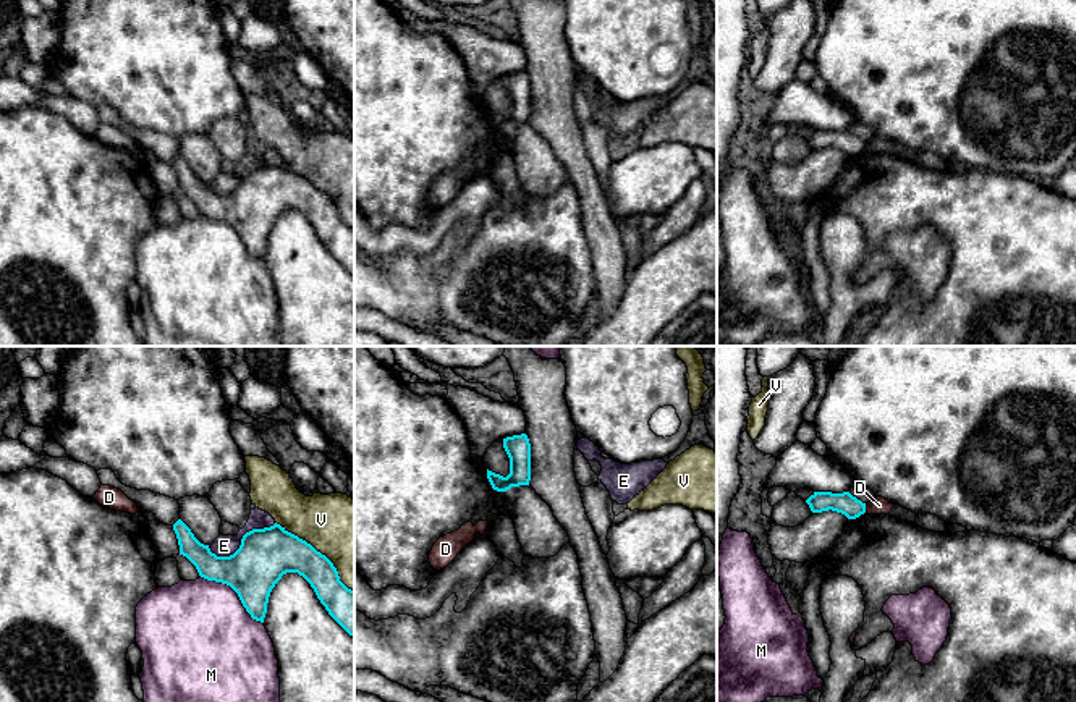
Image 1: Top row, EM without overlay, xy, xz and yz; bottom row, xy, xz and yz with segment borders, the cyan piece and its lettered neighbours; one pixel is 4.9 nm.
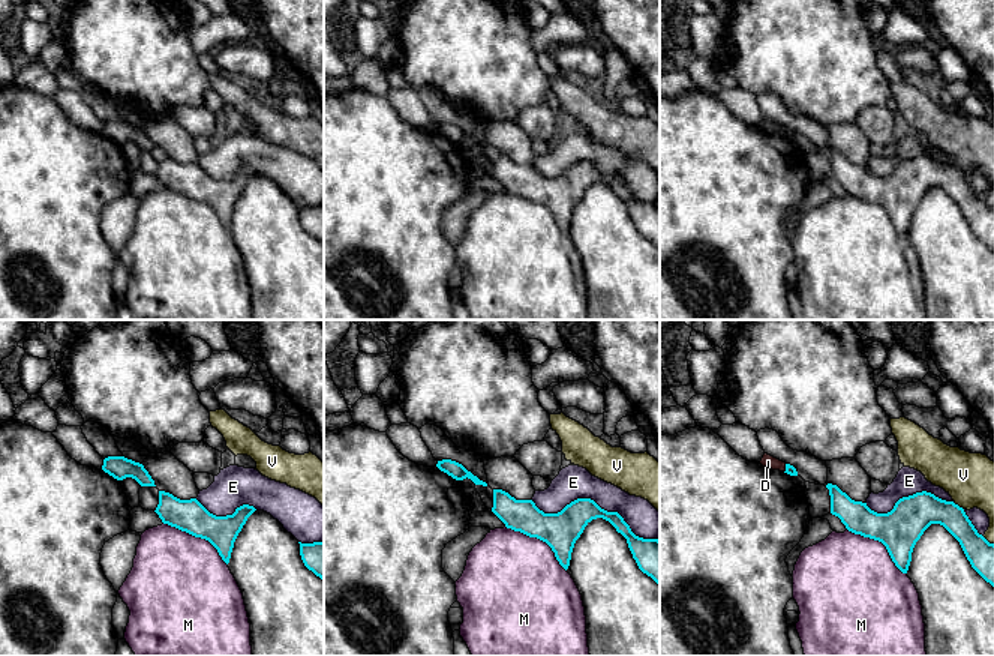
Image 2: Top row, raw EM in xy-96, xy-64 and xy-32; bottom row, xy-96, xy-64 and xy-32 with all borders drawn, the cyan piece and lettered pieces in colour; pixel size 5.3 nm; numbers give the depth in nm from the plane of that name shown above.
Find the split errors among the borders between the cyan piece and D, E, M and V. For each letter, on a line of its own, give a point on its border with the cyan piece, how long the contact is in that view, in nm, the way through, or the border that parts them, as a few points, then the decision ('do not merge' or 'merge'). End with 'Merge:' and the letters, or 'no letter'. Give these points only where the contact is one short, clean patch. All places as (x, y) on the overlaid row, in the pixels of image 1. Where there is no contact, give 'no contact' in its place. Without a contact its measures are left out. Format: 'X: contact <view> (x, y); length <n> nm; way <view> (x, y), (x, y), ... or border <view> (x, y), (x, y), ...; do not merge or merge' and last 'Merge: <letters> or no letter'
D: contact yz (864, 508); length 50 nm; border yz (864, 503), (866, 511); do not merge
E: contact xy (241, 541); length 360 nm; do not merge
M: contact xy (237, 592); length 400 nm; do not merge
V: contact xy (319, 552); length 500 nm; do not merge
Merge: no letter

